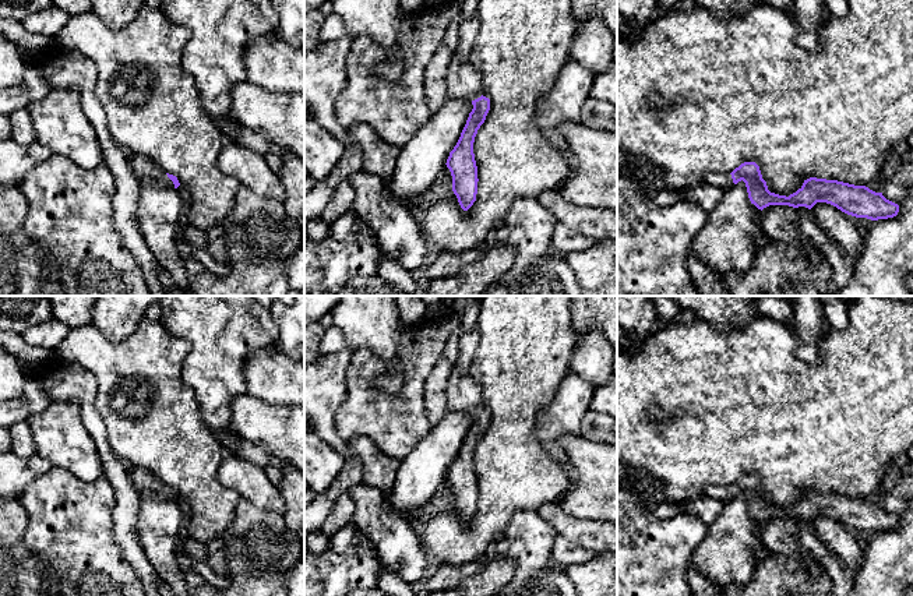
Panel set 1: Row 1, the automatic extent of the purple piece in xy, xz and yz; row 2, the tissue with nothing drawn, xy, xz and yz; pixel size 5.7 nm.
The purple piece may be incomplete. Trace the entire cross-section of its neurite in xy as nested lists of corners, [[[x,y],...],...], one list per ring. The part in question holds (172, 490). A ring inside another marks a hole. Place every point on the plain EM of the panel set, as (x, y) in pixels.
[[[130,468],[130,476],[134,483],[135,490],[140,491],[151,491],[159,500],[175,500],[180,498],[176,489],[165,486],[161,480],[158,480],[151,472],[142,468]]]

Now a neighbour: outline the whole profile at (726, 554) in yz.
[[[741,493],[726,502],[716,521],[708,526],[690,564],[723,589],[745,585],[755,574],[755,551],[761,547],[765,547],[762,523],[750,514]]]

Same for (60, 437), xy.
[[[52,401],[40,413],[28,417],[36,454],[53,468],[91,483],[103,476],[96,444],[82,424],[78,401]]]

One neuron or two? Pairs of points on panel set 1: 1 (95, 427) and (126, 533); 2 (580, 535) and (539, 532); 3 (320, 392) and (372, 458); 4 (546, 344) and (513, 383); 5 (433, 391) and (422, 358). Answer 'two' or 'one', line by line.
1: one
2: two
3: one
4: one
5: two

